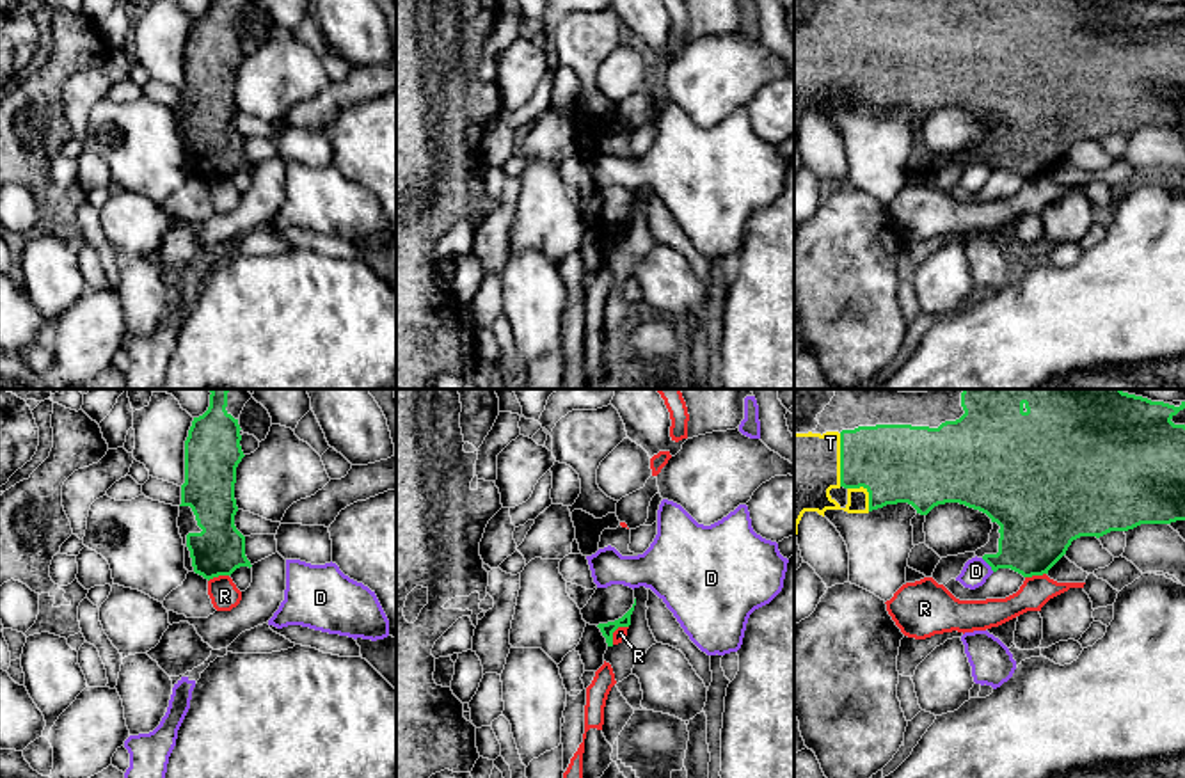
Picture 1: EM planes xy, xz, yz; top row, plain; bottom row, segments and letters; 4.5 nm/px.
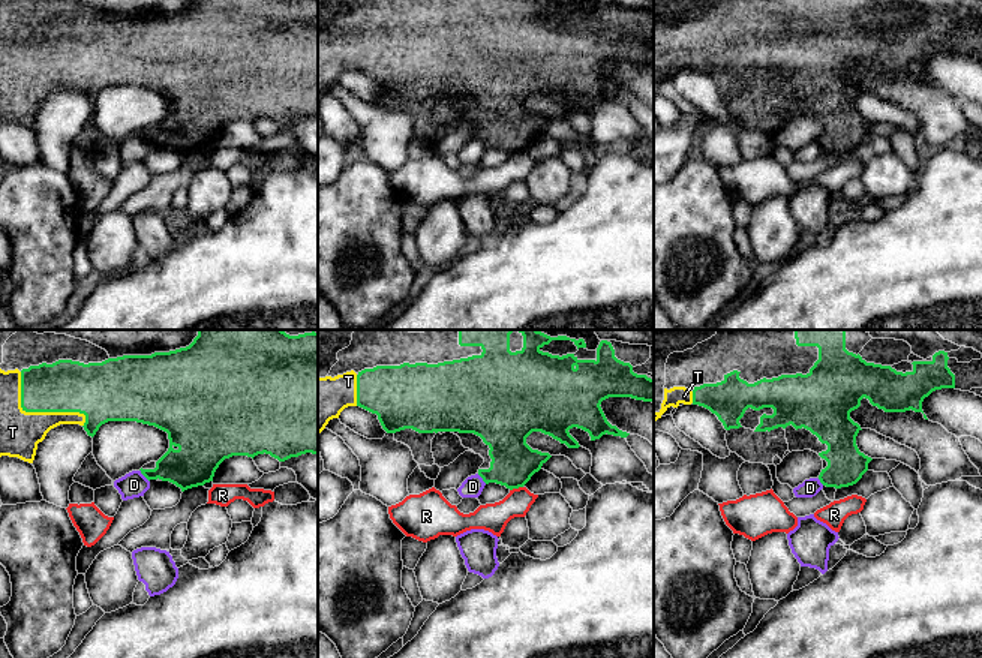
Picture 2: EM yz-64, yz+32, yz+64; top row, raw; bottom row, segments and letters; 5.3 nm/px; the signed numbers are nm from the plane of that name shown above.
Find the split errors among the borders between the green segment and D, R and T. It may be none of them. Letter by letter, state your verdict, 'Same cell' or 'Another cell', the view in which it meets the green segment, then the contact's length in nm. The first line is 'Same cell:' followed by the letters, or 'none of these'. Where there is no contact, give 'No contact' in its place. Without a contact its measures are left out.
Same cell: T
D: Another cell. Touches green in yz. Shared border 90 nm
R: Another cell. Touches green in xz. Shared border 120 nm
T: Same cell. Touches green in yz. Shared border 240 nm

